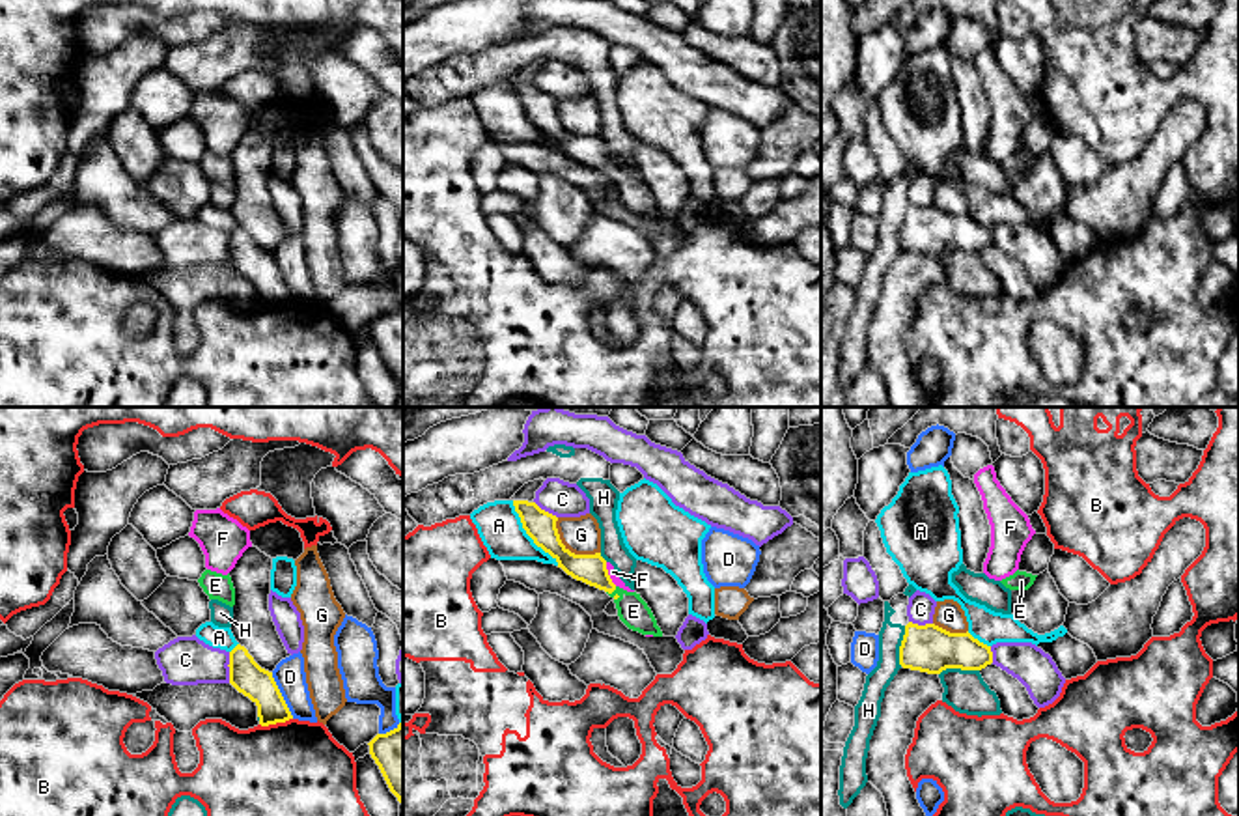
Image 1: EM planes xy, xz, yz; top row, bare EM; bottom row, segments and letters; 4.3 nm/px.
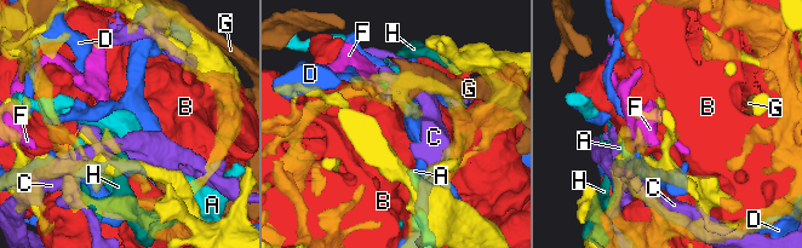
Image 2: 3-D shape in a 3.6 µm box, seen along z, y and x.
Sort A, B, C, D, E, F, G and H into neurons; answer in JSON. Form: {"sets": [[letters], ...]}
{"sets": [["A"], ["B"], ["C"], ["D"], ["E"], ["F", "H"], ["G"]]}

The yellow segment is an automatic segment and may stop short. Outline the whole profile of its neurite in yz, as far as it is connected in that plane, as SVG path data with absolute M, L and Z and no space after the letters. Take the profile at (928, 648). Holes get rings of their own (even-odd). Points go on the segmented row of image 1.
M909 622L899 646L903 668L940 674L946 668L981 670L993 663L991 646L967 633L950 633L935 624Z

